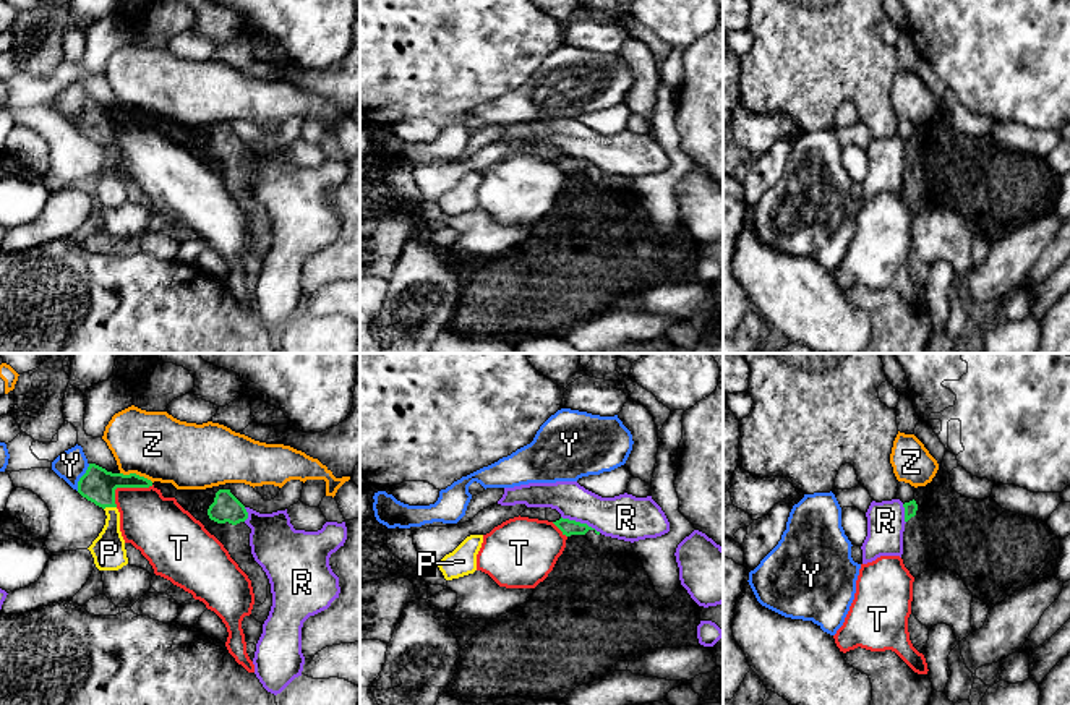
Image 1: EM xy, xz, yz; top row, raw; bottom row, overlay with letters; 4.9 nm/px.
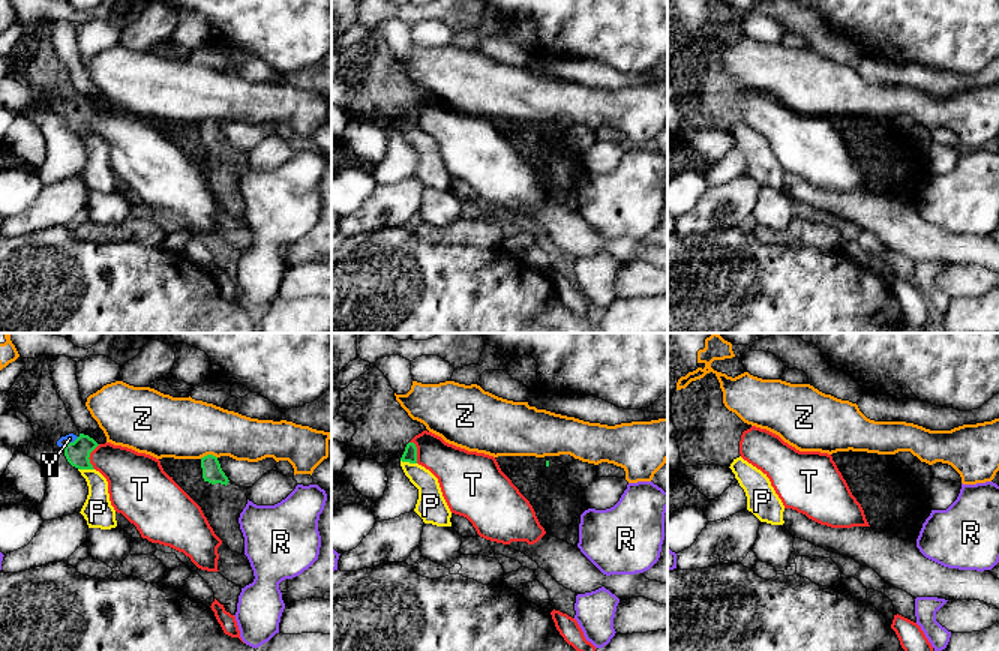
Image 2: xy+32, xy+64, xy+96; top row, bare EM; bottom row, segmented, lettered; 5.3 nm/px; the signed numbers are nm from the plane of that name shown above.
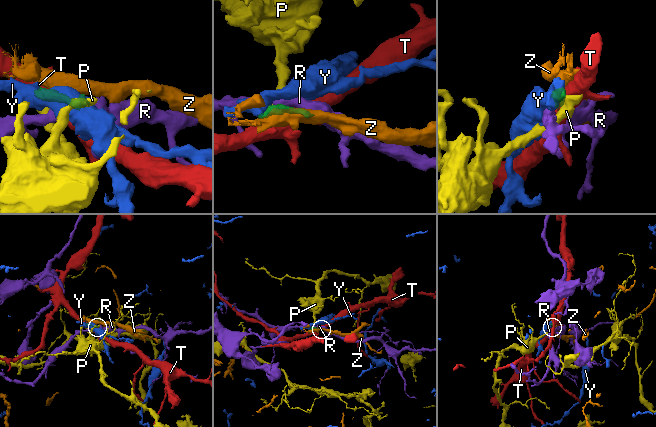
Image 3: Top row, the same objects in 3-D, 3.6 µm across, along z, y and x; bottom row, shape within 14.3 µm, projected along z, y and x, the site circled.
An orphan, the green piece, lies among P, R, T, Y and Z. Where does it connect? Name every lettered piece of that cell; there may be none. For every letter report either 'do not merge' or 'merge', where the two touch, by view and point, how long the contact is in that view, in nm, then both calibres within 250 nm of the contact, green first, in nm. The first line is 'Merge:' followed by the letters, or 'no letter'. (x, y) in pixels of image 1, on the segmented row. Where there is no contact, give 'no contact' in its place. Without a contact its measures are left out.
Merge: no letter
P: do not merge | xy (109, 506) | 70 nm | 170/170 nm
R: do not merge | xz (579, 522) | 220 nm | 80/220 nm
T: do not merge | xy (125, 487) | 220 nm | 170/300 nm
Y: do not merge | xy (81, 477) | 150 nm | 170/150 nm
Z: do not merge | xy (135, 474) | 180 nm | 170/340 nm

